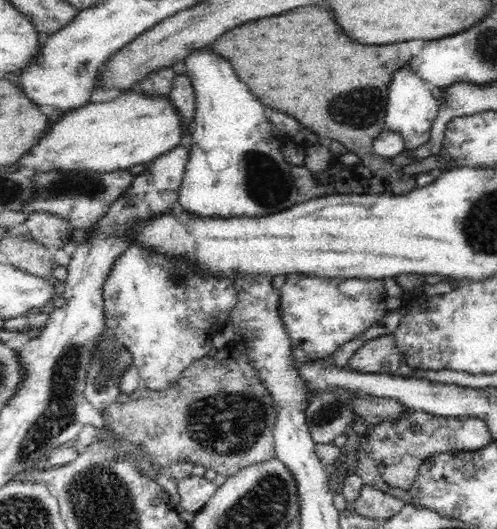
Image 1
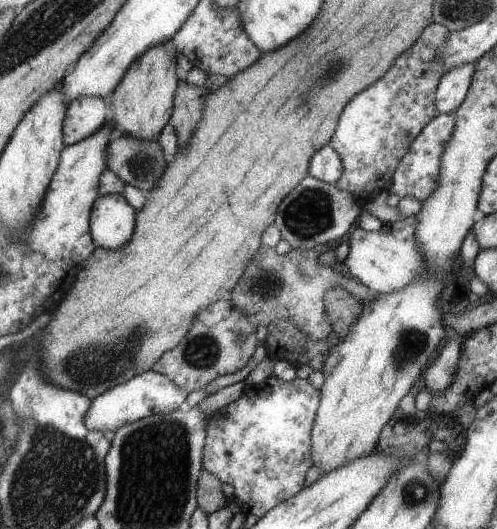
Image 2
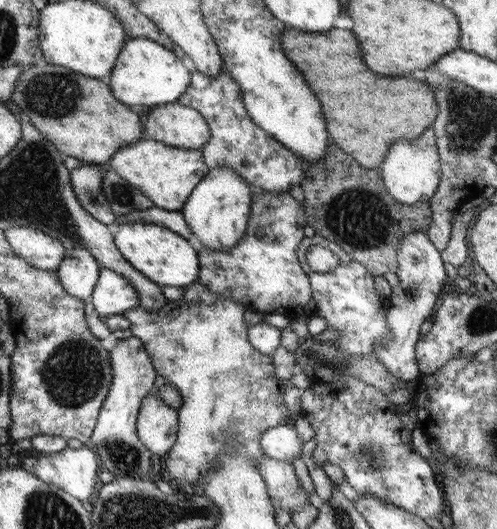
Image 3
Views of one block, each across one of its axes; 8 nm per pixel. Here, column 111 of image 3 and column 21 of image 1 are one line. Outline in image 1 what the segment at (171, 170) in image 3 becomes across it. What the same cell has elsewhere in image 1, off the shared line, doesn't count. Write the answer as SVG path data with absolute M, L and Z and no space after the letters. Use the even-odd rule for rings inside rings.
M133 89L128 92L122 92L118 98L112 100L112 102L100 102L100 104L89 103L86 107L77 108L77 110L69 110L63 116L62 120L58 120L52 130L46 134L42 140L38 140L38 148L32 148L30 156L26 155L18 163L20 163L21 170L27 172L88 172L88 170L94 170L95 174L114 172L120 170L126 170L135 165L146 165L152 160L156 160L158 156L163 153L169 152L171 149L176 148L178 145L182 145L187 140L188 134L190 134L190 128L192 122L186 122L181 114L177 111L177 106L173 103L168 94L147 94L138 92L137 89Z

